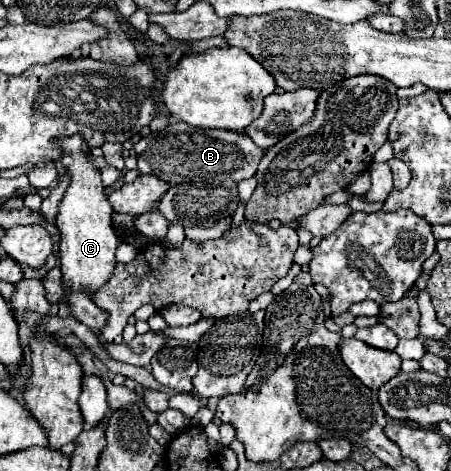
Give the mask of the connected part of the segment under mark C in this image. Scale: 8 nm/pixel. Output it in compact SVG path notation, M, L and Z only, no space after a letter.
M75 133L71 137L55 137L53 145L63 151L57 163L65 167L65 175L71 179L59 203L55 221L59 229L59 267L63 273L63 285L67 285L67 289L79 289L93 295L109 281L117 265L115 249L119 247L119 237L111 225L113 209L103 195L101 171L91 163L91 151L87 149L83 135Z

